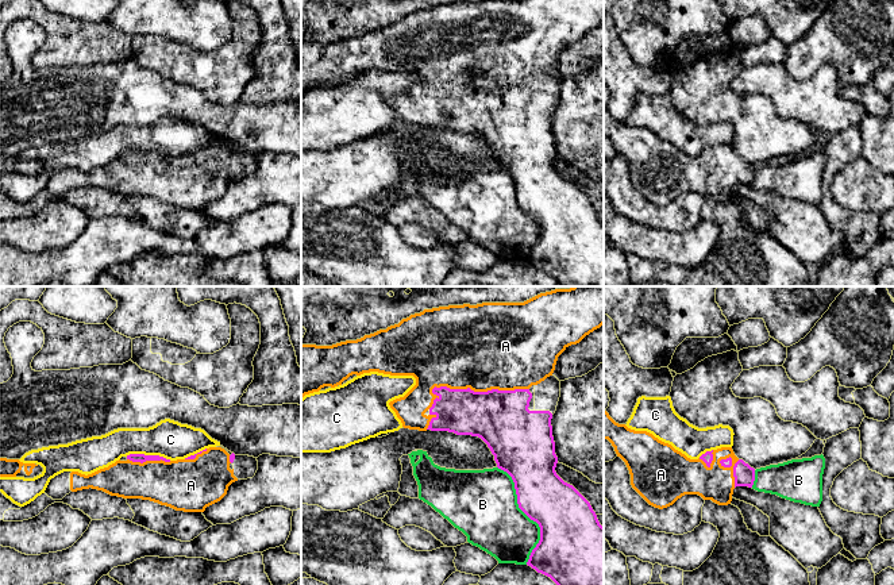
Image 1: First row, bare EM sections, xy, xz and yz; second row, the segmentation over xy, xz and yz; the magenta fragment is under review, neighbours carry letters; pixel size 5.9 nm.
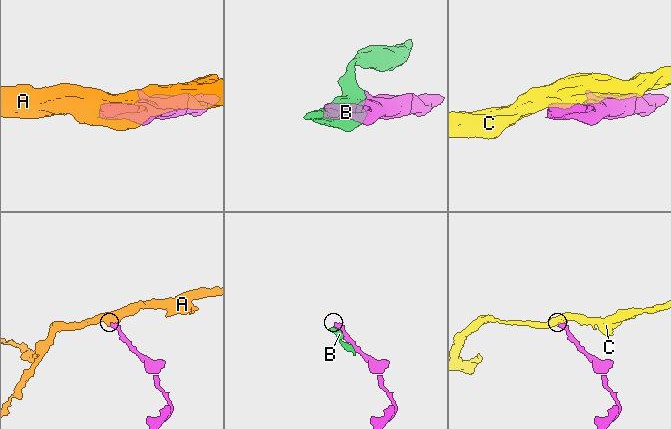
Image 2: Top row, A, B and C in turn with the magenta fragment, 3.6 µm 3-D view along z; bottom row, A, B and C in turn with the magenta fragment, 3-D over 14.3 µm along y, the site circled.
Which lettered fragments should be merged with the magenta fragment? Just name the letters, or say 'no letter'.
A

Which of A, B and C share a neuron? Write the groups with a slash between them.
A / B / C

